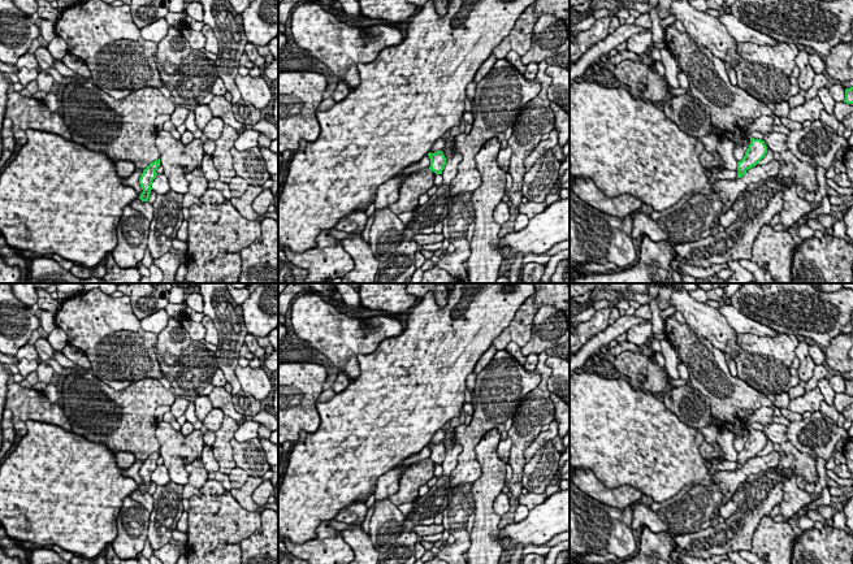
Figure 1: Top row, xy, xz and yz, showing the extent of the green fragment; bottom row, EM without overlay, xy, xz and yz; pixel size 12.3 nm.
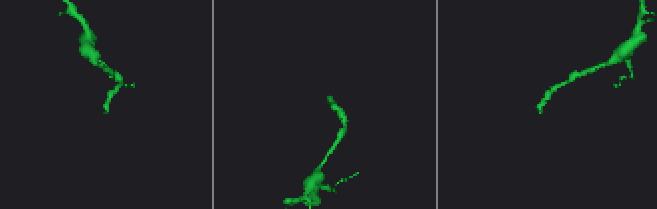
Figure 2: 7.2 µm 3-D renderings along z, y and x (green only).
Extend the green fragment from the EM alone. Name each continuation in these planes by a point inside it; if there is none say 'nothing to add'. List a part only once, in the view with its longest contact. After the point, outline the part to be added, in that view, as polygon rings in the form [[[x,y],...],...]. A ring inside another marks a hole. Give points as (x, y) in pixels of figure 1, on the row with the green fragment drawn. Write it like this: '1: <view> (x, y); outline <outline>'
nothing to add

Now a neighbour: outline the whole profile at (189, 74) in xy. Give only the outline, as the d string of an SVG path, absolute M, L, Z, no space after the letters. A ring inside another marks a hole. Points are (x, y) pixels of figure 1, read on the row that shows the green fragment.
M174 26L157 43L156 57L160 78L176 105L198 105L218 78L215 61L192 49Z

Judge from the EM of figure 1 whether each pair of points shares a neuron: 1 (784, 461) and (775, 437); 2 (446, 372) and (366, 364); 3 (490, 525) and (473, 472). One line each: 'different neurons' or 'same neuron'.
1: different neurons
2: same neuron
3: different neurons

